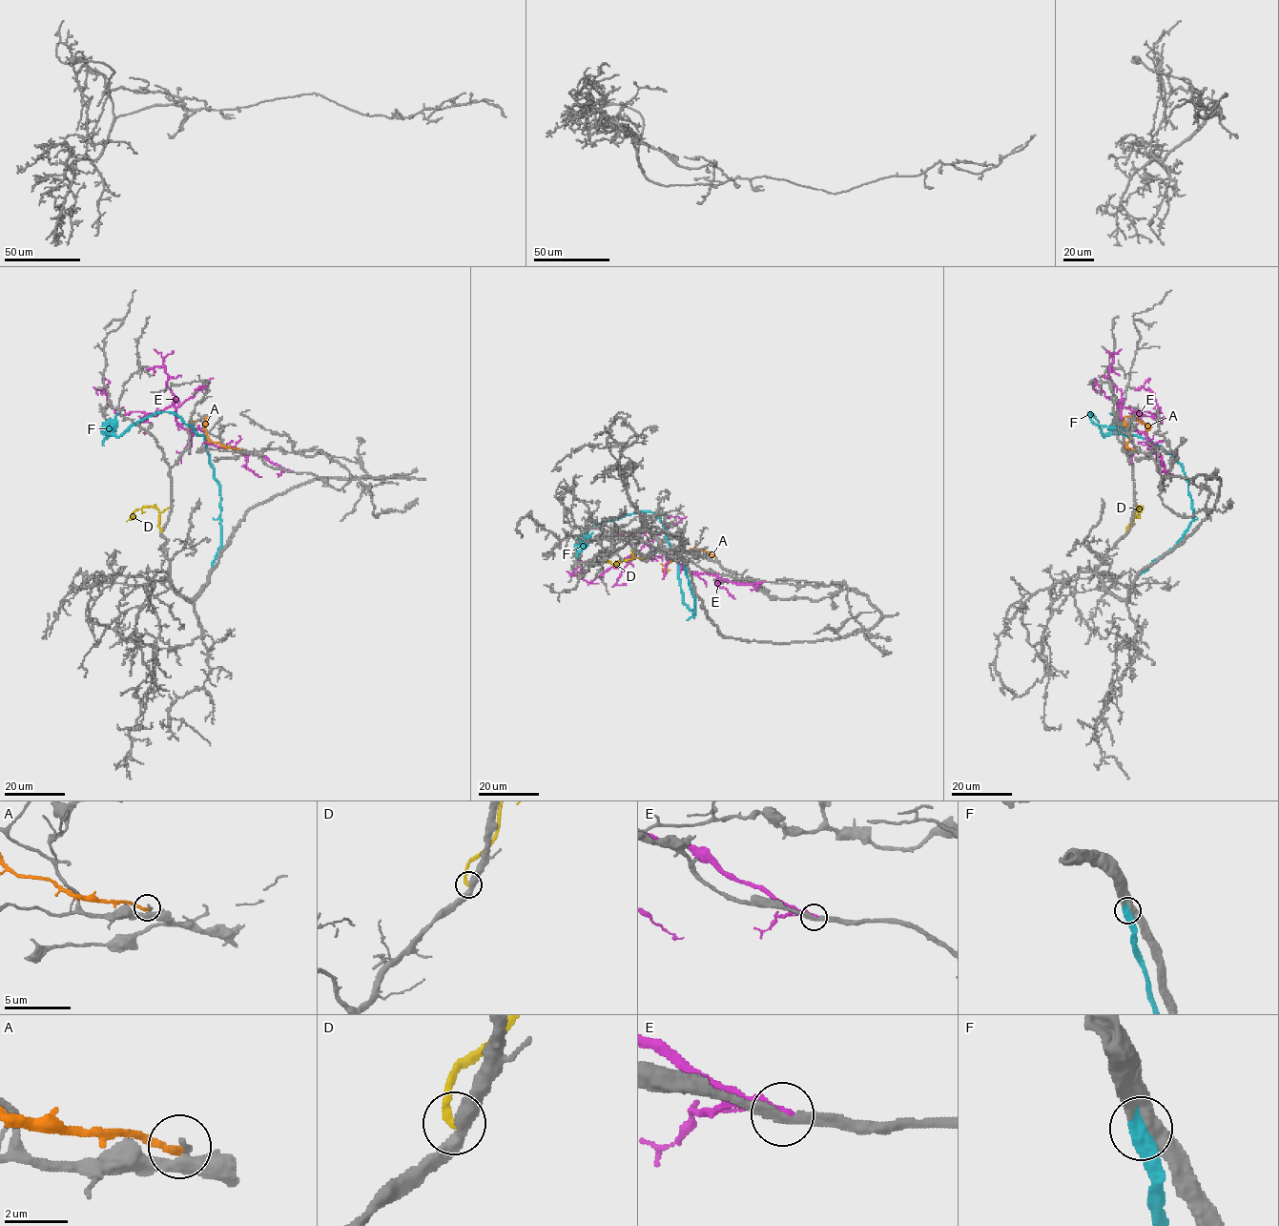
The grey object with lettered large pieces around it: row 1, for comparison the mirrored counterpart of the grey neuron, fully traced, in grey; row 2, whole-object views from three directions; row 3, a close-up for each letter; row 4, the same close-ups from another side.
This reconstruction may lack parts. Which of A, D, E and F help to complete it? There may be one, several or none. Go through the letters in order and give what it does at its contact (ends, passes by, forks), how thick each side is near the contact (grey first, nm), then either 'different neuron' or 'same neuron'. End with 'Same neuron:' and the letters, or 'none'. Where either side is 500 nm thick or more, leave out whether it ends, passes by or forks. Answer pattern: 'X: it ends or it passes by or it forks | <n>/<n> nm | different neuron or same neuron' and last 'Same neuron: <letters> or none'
A: it ends | 150/240 nm | different neuron
D: it ends | 420/240 nm | different neuron
E: it ends | 280/360 nm | different neuron
F: 550/500 nm | same neuron
Same neuron: F

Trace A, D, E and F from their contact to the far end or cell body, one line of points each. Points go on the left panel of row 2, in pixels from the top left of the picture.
A: (241, 449), (213, 443), (205, 427), (207, 416), (192, 424), (194, 435), (191, 438)
D: (161, 531), (159, 512), (154, 507), (138, 509), (127, 521)
E: (291, 472), (211, 446), (204, 431), (179, 424), (175, 403), (155, 415), (119, 415), (102, 380)
F: (210, 572), (220, 544), (220, 509), (205, 438), (168, 412), (136, 421), (120, 435), (105, 434), (103, 446)

